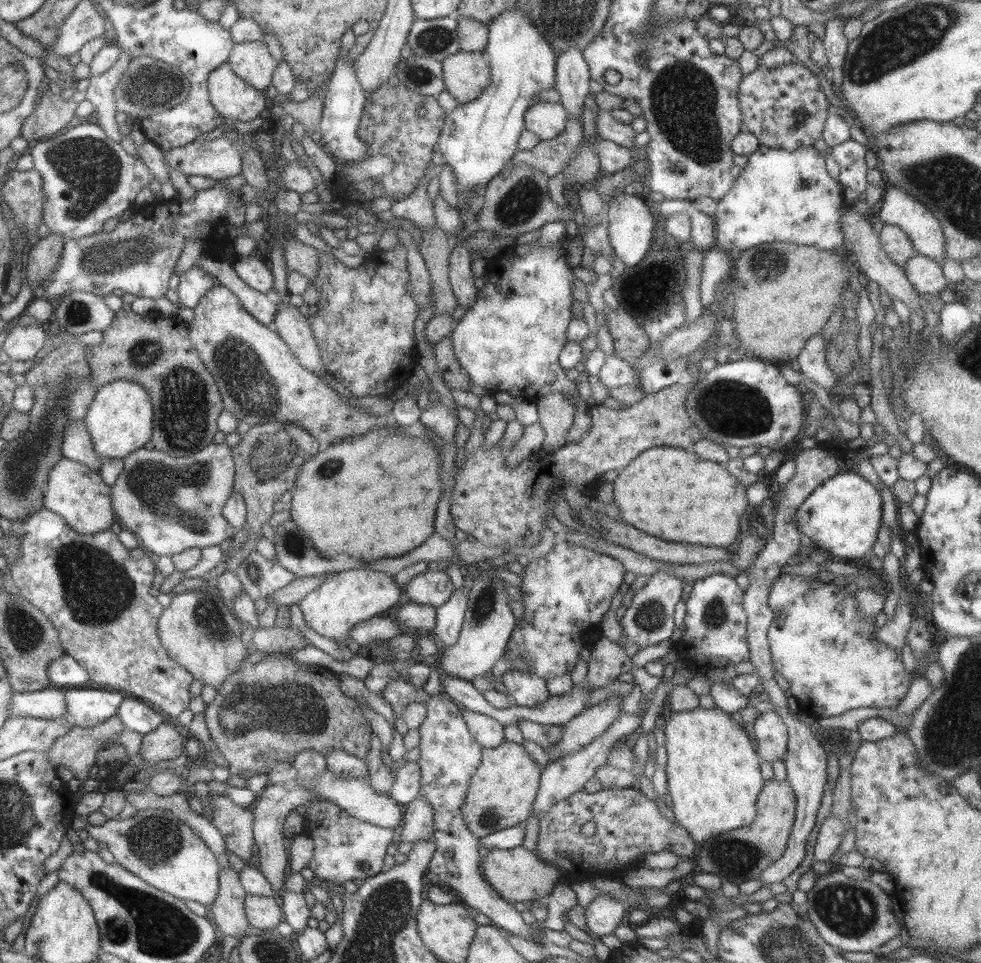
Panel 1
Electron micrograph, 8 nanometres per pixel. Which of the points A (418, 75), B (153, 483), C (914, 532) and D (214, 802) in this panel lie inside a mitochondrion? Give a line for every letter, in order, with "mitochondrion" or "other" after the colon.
A: mitochondrion
B: mitochondrion
C: other
D: other

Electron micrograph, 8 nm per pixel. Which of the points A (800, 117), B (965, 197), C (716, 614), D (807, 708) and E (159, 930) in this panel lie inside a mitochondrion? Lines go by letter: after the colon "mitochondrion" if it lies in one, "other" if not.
A: other
B: mitochondrion
C: mitochondrion
D: other
E: mitochondrion

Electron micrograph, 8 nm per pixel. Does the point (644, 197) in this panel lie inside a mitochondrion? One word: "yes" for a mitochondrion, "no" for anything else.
no

